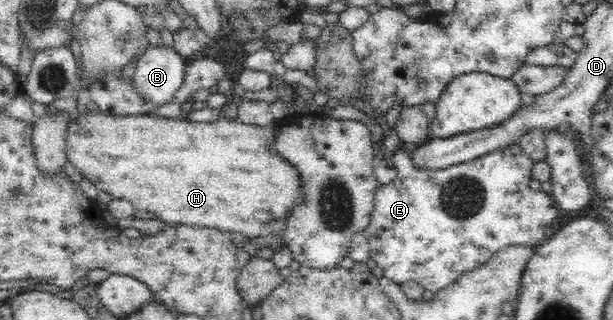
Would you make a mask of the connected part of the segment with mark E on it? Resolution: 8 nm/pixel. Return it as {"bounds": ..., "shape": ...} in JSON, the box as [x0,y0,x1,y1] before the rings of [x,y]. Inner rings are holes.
{"bounds":[364,141,561,290],"shape":[[[400,141],[397,150],[391,153],[397,178],[390,184],[379,184],[377,187],[371,223],[364,231],[370,245],[371,260],[383,270],[385,278],[397,284],[414,281],[424,290],[441,290],[462,272],[485,264],[501,248],[536,248],[547,240],[553,220],[561,215],[549,194],[529,187],[534,160],[529,158],[519,143],[443,169],[418,168],[411,161],[411,152],[403,148],[403,141]]]}

